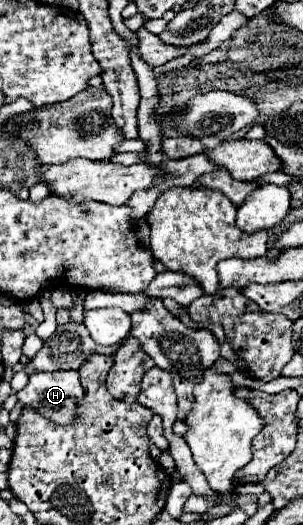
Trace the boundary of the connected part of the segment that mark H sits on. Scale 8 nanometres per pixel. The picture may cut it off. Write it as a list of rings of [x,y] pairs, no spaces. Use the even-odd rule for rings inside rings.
[[[35,371],[29,375],[29,383],[17,393],[23,405],[33,405],[43,417],[49,417],[57,425],[67,425],[75,419],[75,407],[83,401],[83,389],[77,371]]]

